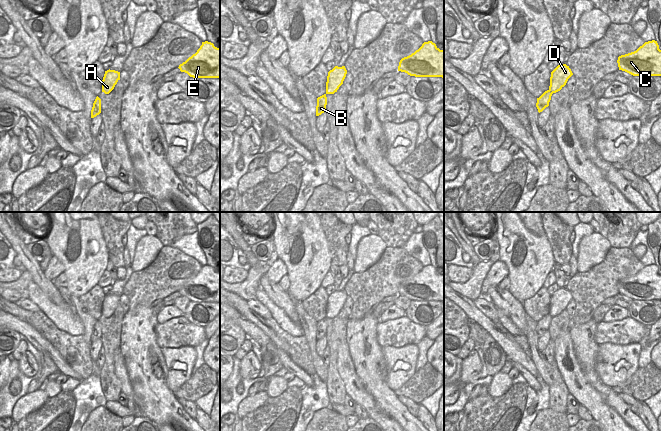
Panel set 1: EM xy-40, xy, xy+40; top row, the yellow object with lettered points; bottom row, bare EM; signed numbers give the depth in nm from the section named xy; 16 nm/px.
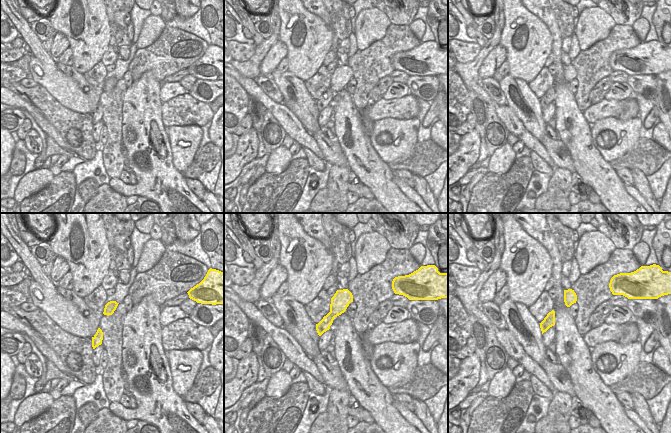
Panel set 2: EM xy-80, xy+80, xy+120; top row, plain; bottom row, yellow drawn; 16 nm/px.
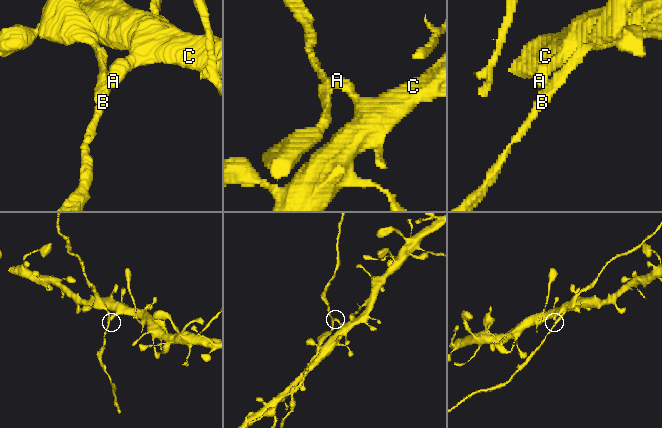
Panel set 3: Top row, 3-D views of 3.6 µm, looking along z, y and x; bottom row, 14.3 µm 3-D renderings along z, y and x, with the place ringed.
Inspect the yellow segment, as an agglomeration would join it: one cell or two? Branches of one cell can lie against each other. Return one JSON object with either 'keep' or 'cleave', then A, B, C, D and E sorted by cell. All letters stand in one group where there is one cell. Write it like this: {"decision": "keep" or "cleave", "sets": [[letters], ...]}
{"decision": "cleave", "sets": [["A", "C", "D", "E"], ["B"]]}

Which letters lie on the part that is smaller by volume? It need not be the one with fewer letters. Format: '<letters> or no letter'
B

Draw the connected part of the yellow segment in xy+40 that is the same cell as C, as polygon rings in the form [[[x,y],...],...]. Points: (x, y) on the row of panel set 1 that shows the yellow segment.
[[[655,40],[645,42],[634,52],[619,56],[617,63],[619,70],[633,76],[661,76],[661,50]]]

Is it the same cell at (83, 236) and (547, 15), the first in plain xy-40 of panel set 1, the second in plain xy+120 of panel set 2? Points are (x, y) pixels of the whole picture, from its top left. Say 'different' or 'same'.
different

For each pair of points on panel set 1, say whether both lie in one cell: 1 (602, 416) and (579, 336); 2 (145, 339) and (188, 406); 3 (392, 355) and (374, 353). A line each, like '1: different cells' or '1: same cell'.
1: different cells
2: different cells
3: different cells

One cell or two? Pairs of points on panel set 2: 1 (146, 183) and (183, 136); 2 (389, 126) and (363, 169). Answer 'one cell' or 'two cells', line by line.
1: two cells
2: two cells

